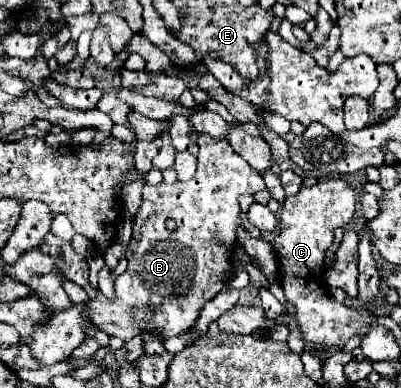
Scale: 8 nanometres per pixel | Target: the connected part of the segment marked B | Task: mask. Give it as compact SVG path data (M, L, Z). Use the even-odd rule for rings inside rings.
M200 134L197 146L197 172L189 182L143 186L141 206L133 220L133 238L127 246L127 270L115 280L117 296L109 300L99 294L95 300L55 312L47 326L37 328L31 334L33 344L29 344L29 348L39 362L45 366L61 362L87 340L83 312L87 312L89 322L101 332L121 340L131 340L145 330L145 320L149 320L165 338L179 336L193 326L203 304L213 300L229 282L233 272L229 258L235 250L233 242L237 240L237 220L241 216L237 196L255 194L265 188L265 182L261 172L251 168L227 140L218 141ZM167 218L175 220L173 232L165 228Z

